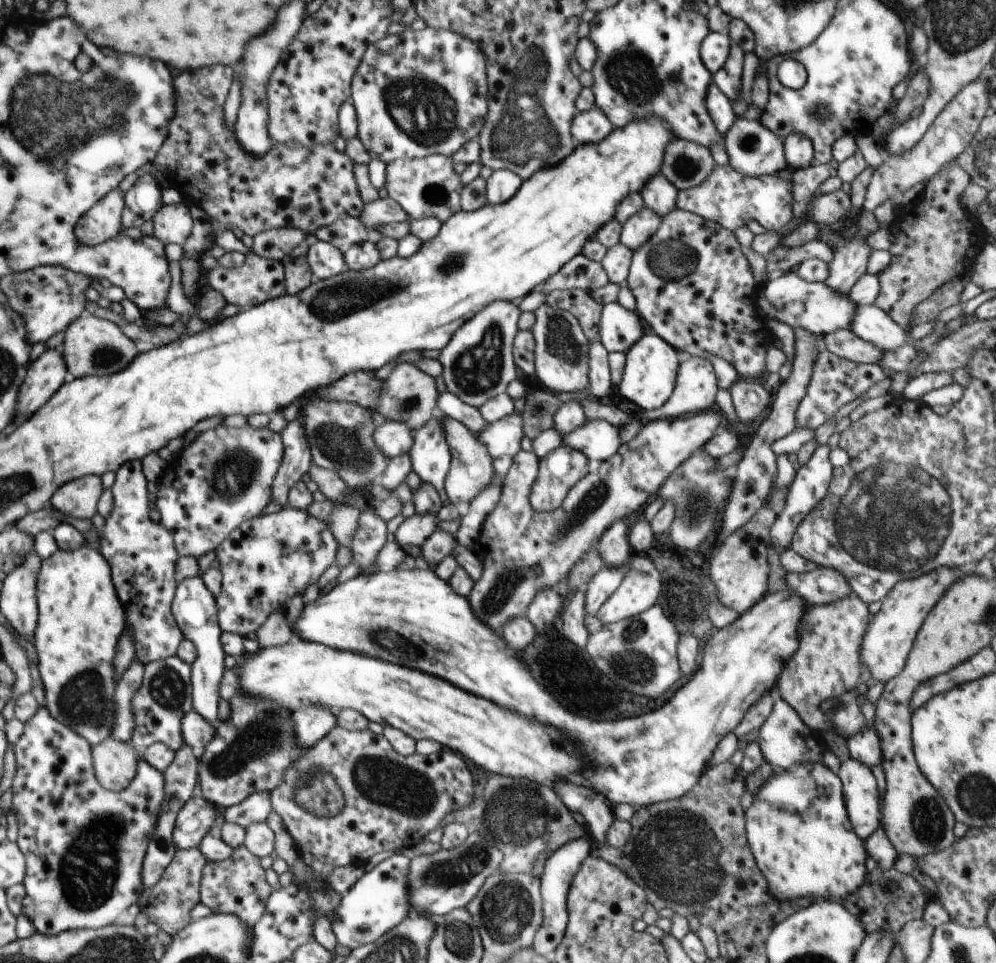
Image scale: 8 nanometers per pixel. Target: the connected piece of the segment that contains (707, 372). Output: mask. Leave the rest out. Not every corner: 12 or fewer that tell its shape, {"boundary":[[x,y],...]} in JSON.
{"boundary":[[679,364],[672,396],[650,418],[710,410],[719,386],[713,364]]}

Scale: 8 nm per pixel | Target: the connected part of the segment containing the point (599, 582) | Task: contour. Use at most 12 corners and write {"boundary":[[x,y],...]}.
{"boundary":[[604,566],[584,588],[585,615],[600,606],[624,580],[625,568]]}

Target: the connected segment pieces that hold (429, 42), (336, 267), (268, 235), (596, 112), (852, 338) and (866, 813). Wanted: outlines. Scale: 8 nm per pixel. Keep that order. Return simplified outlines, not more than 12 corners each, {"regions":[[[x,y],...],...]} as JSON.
{"regions":[[[387,34],[351,82],[372,159],[452,157],[488,112],[486,56]],[[316,240],[307,262],[315,280],[346,272],[343,252]],[[294,227],[253,237],[250,250],[281,262],[305,238]],[[596,106],[579,111],[571,133],[580,144],[597,143],[614,130]],[[850,329],[823,335],[826,348],[855,363],[876,363],[882,352]],[[870,767],[835,770],[848,818],[865,841],[881,825],[881,795]]]}

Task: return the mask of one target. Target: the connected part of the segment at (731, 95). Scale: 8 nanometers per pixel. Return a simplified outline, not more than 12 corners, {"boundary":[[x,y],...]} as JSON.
{"boundary":[[732,43],[713,82],[731,101],[740,98],[745,52]]}

